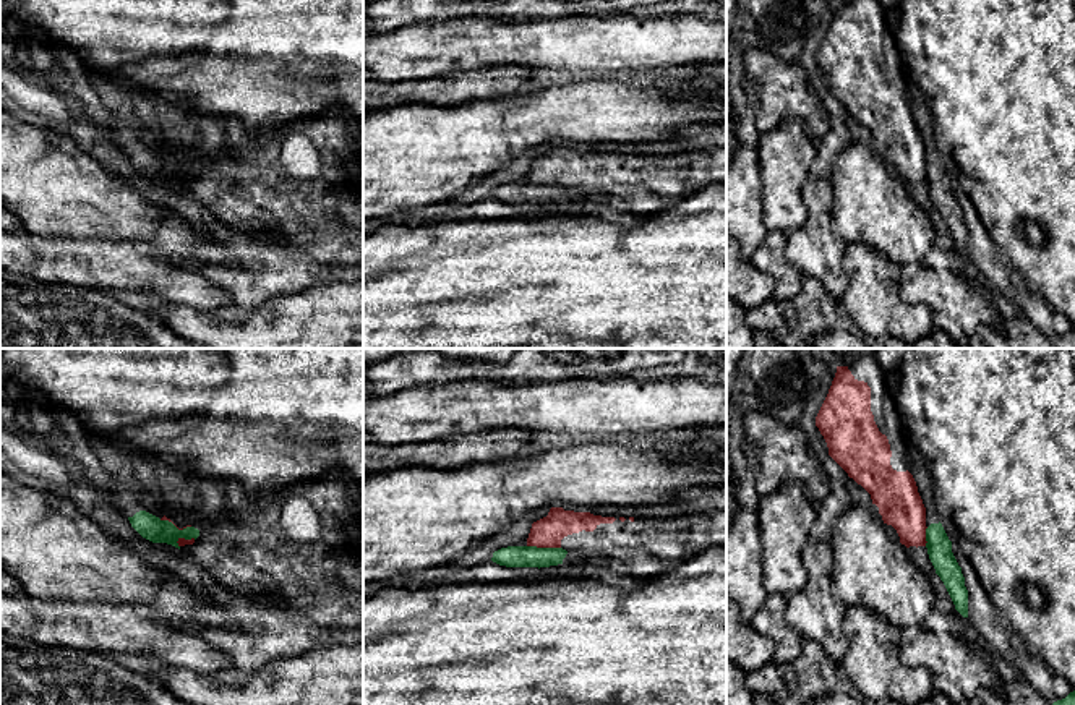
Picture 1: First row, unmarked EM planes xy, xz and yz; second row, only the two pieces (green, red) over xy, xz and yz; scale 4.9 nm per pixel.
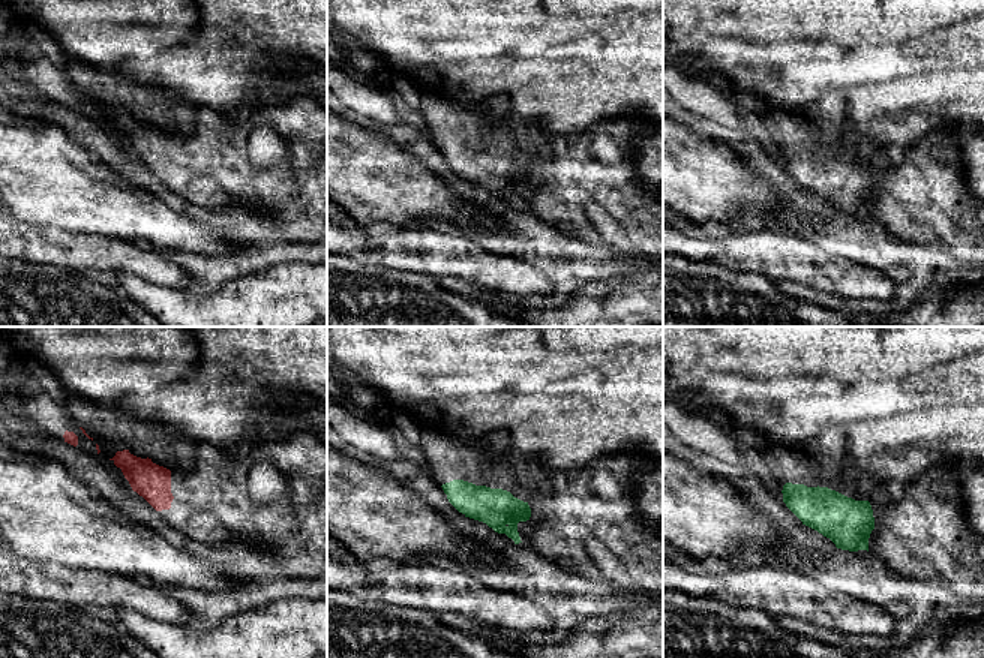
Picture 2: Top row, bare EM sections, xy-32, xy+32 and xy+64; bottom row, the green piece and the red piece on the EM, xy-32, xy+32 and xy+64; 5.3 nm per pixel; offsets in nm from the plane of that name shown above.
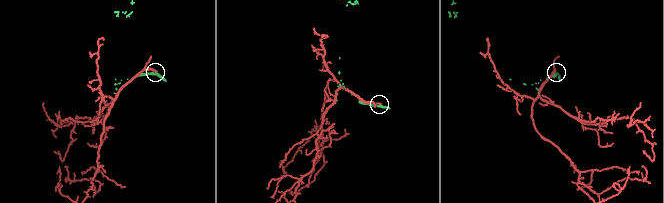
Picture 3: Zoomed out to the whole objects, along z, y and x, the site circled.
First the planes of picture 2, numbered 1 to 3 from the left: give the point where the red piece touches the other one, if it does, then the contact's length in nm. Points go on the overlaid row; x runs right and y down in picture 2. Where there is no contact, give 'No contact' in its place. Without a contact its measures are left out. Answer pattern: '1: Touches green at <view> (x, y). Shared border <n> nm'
1: No contact
2: No contact
3: No contact

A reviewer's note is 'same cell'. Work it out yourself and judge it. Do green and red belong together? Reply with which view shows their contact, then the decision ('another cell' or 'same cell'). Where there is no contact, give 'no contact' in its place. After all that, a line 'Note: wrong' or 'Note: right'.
xz | another cell
Note: wrong

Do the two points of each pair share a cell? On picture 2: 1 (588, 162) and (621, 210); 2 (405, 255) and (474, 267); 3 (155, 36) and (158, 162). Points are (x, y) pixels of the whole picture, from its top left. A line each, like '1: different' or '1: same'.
1: same
2: same
3: different

